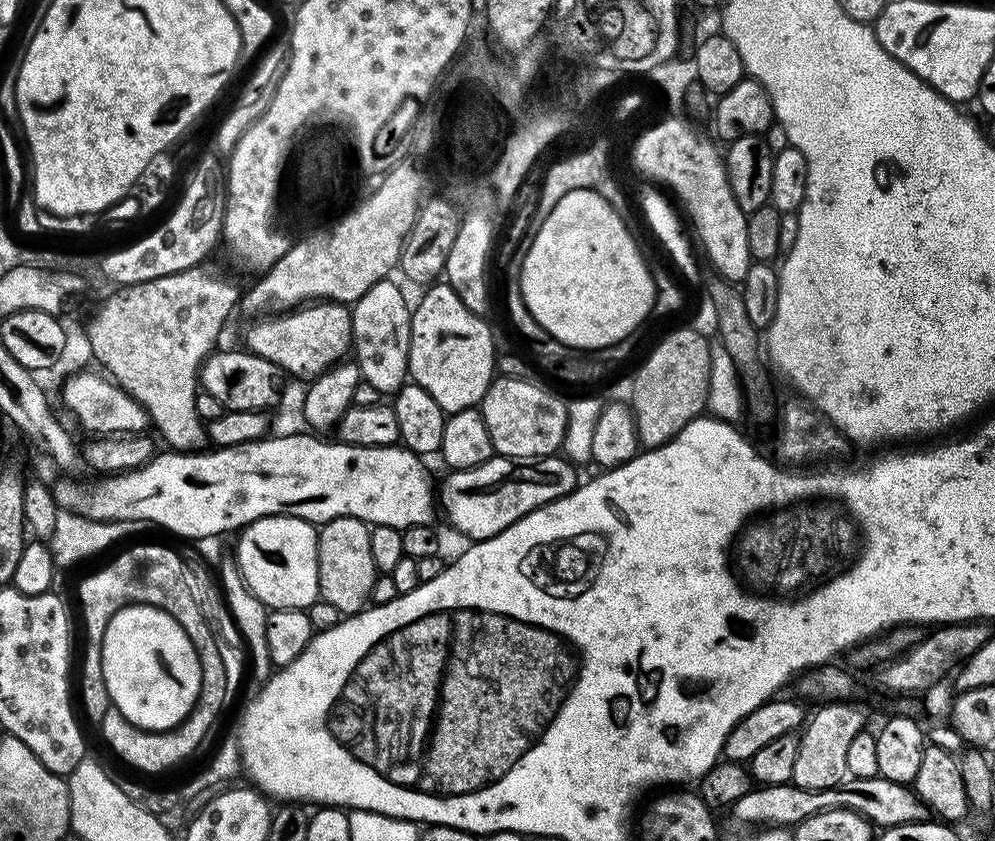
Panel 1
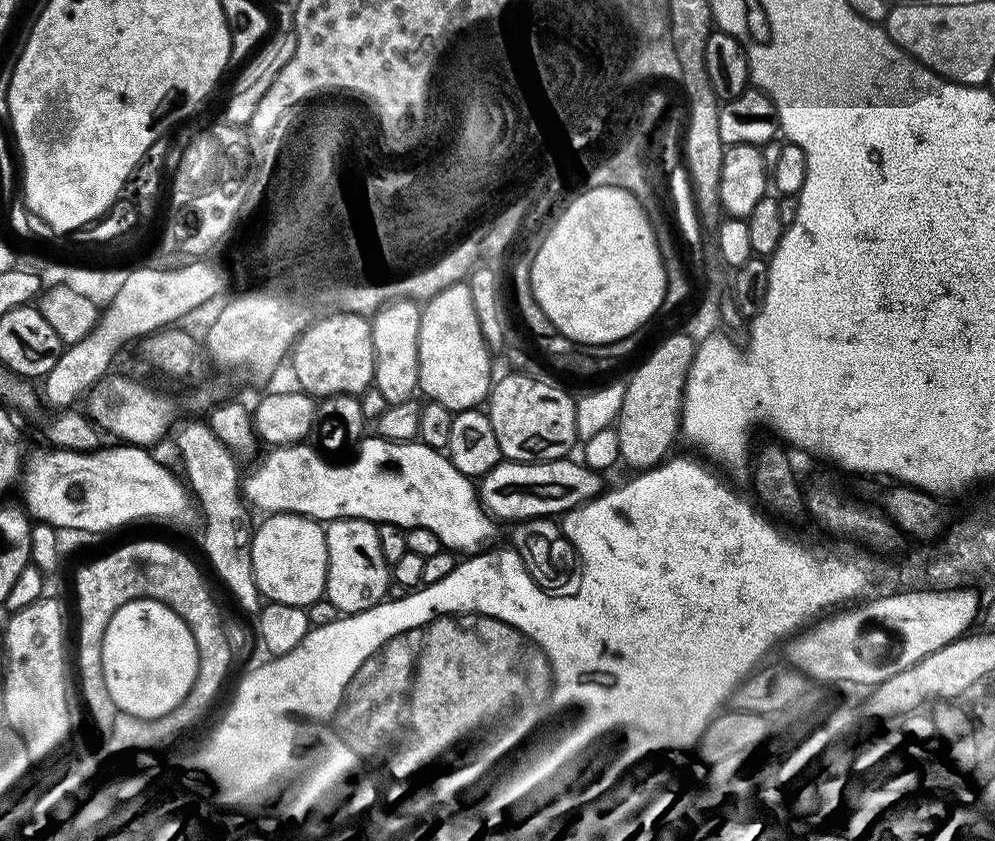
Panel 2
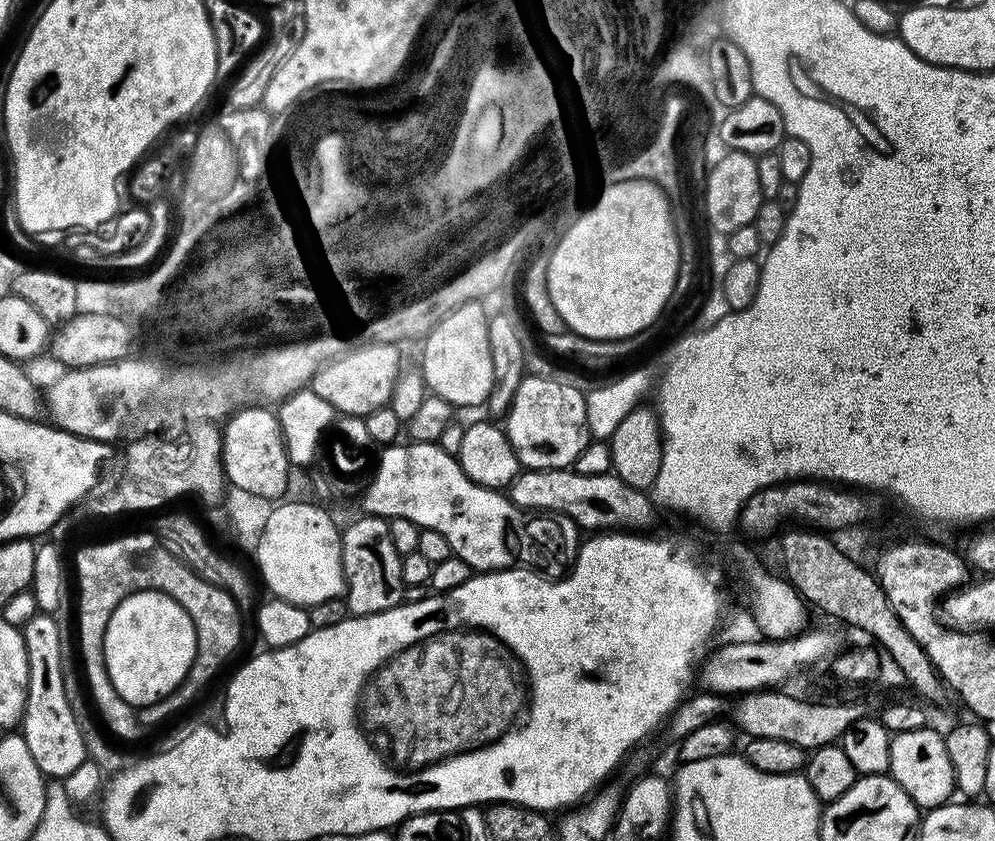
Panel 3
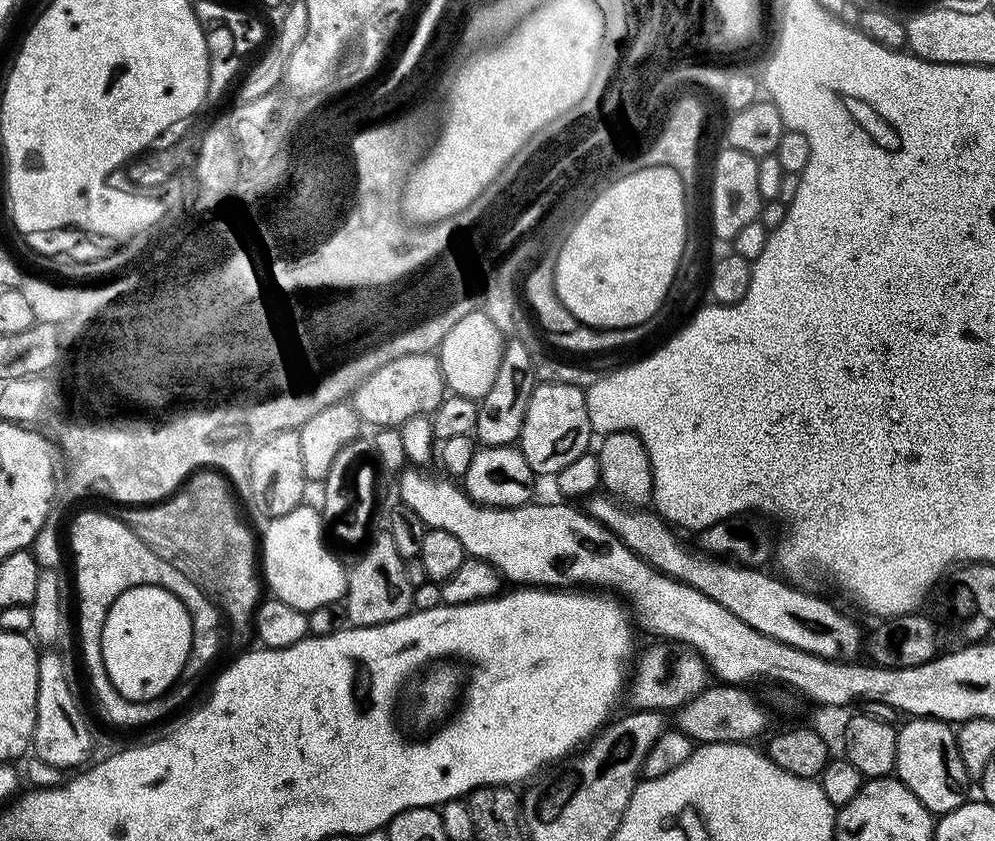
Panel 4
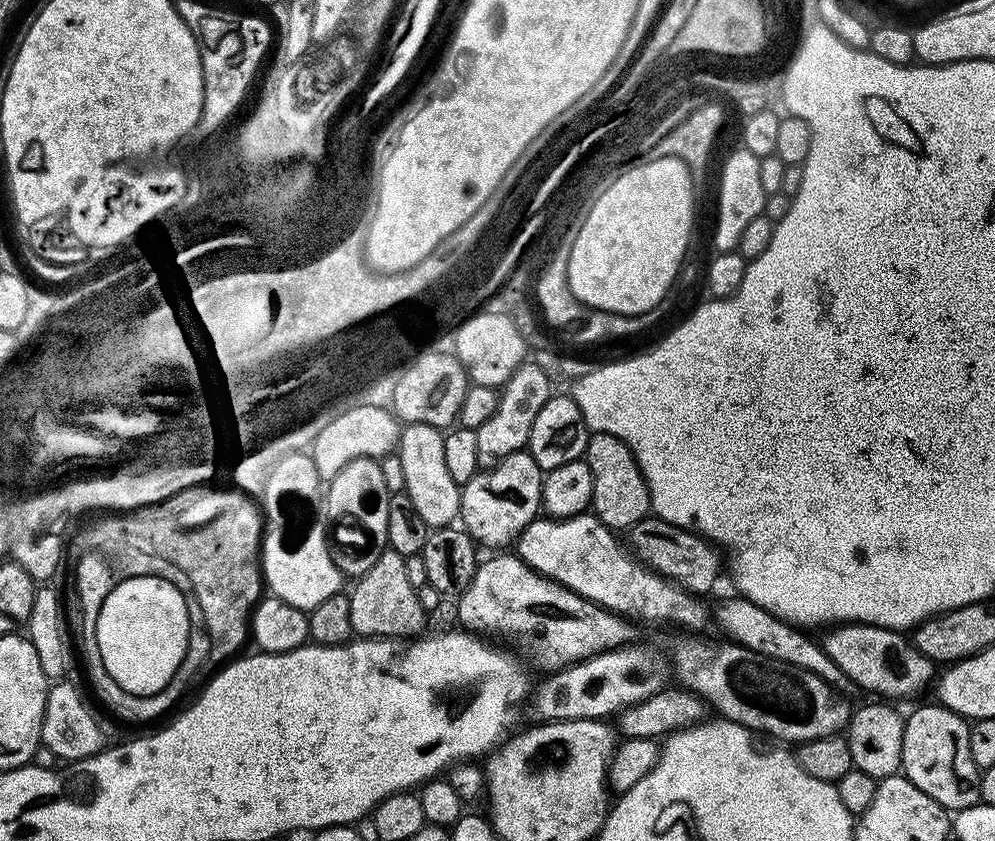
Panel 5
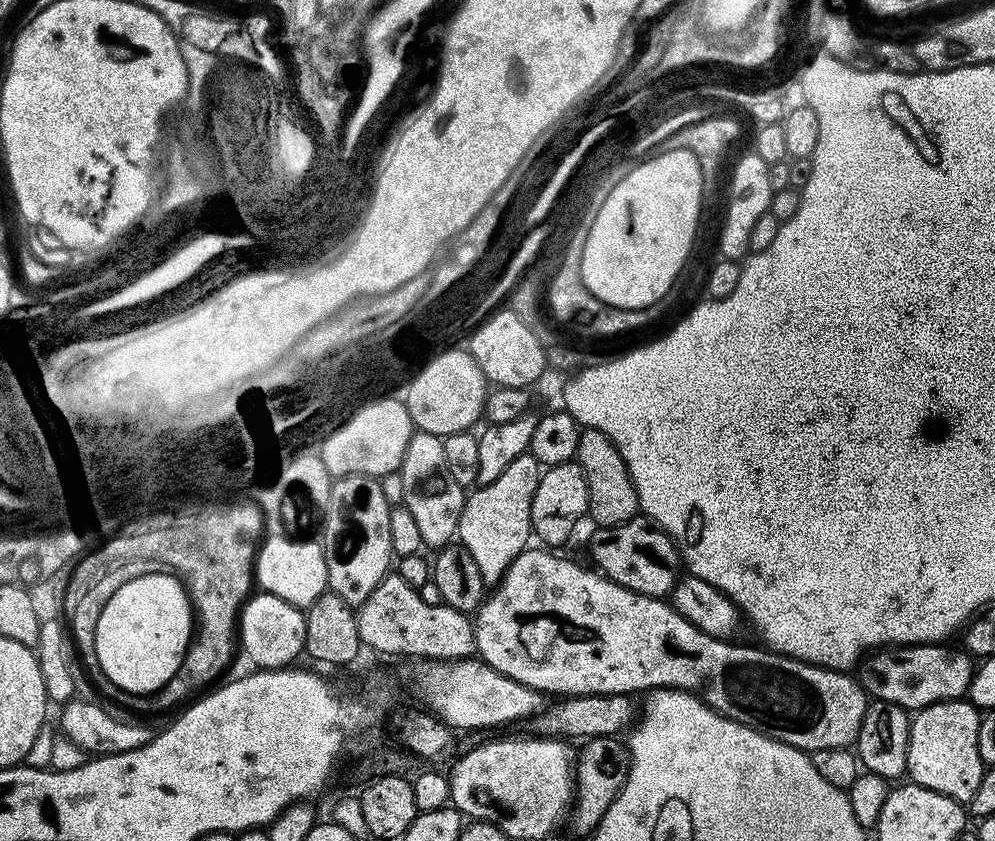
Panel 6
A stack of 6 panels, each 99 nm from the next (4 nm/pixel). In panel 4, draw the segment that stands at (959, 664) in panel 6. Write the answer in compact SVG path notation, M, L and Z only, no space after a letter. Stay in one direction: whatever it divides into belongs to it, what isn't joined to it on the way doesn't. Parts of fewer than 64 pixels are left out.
M607 494L589 495L586 503L588 516L597 520L602 527L609 528L629 550L641 556L649 566L702 590L702 594L726 606L730 614L738 614L738 618L742 618L742 622L746 622L754 630L824 660L852 662L859 657L856 655L864 644L859 626L846 613L839 612L830 601L823 600L820 596L811 596L800 588L791 588L790 585L767 576L759 567L737 566L701 554L695 547L692 549L690 545L683 544L675 536L677 533L668 521L655 510L621 504Z

